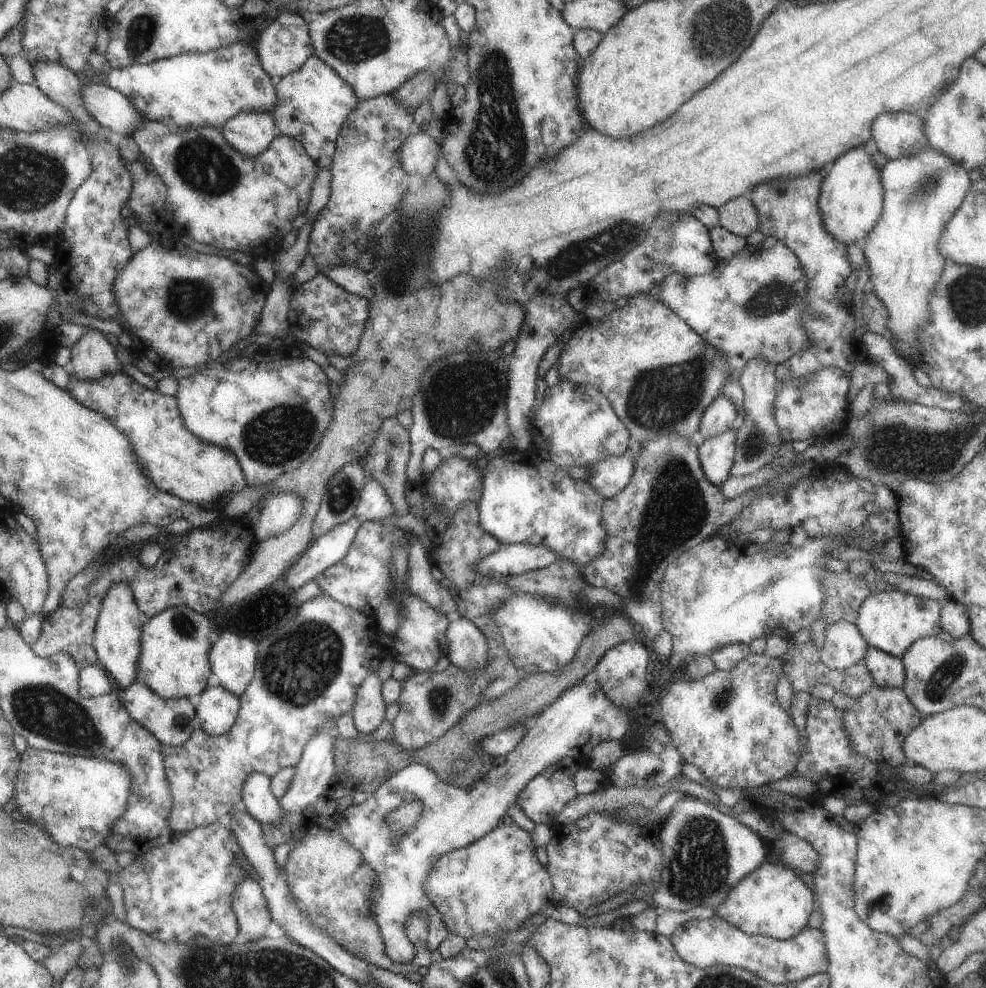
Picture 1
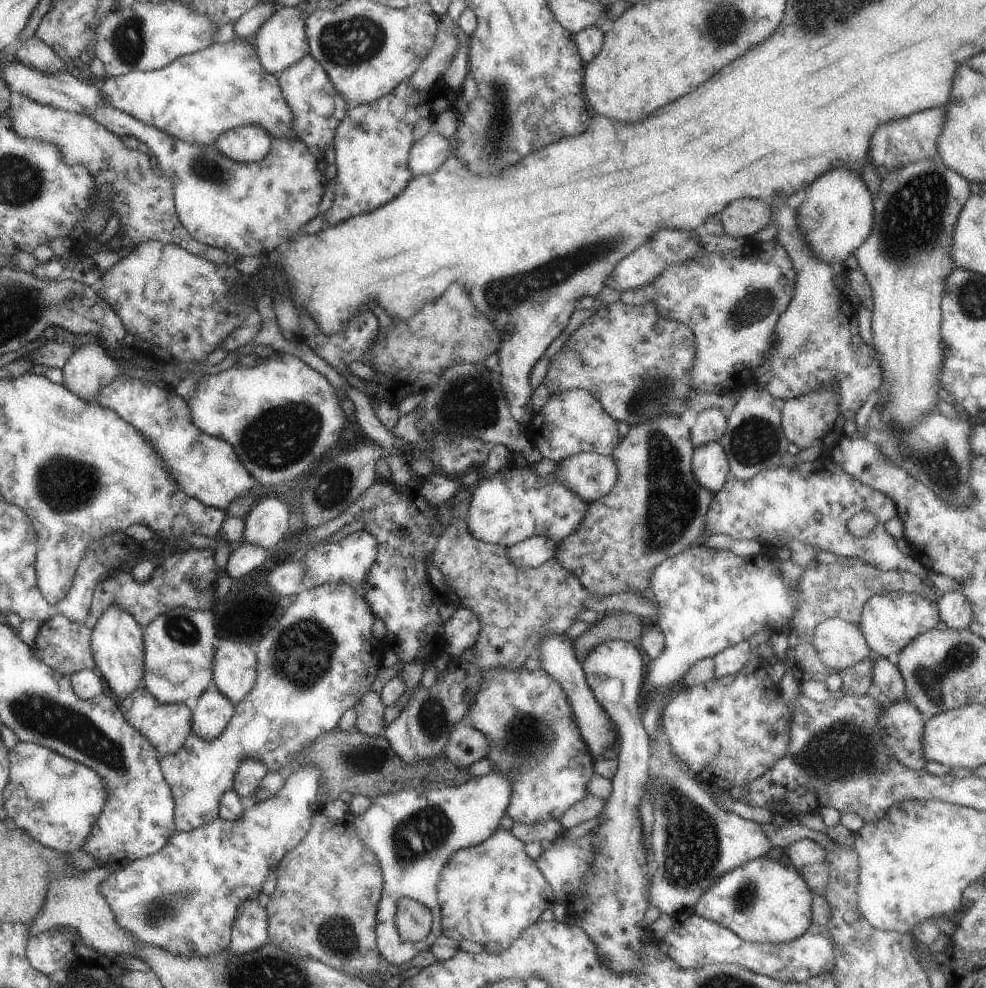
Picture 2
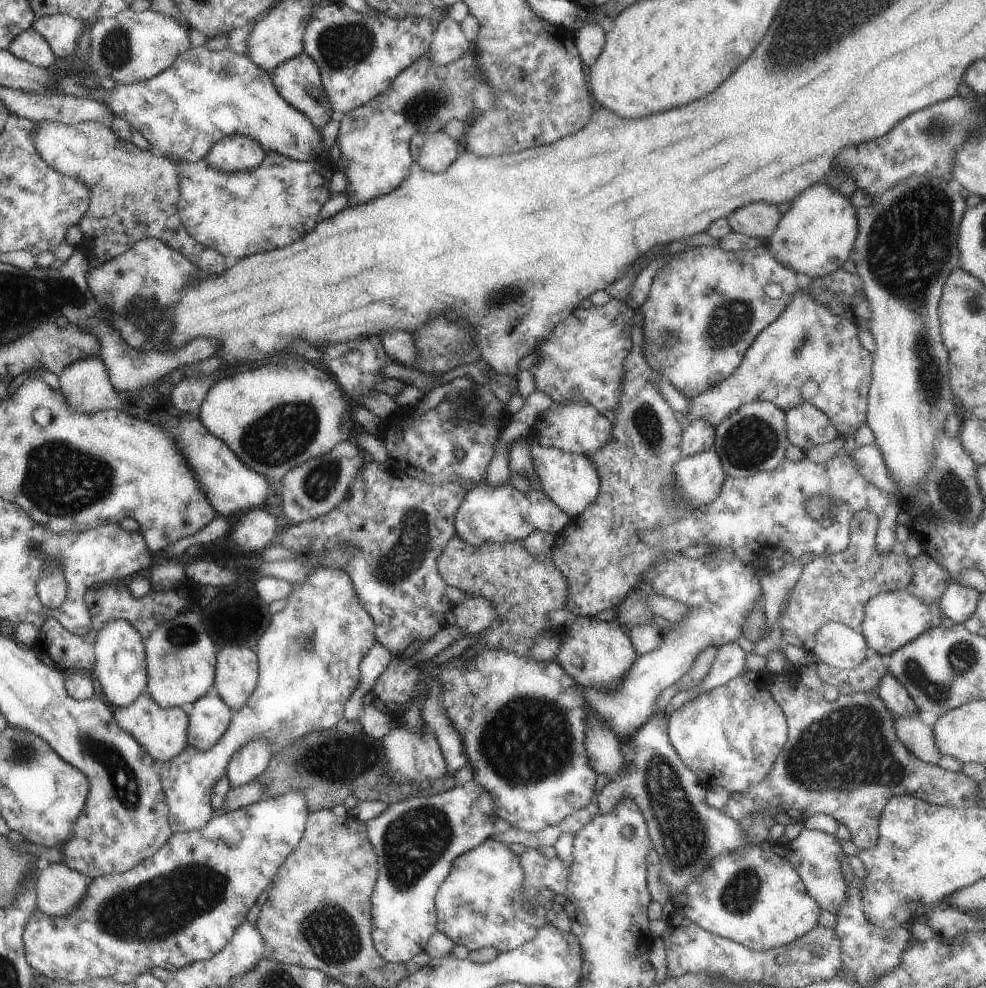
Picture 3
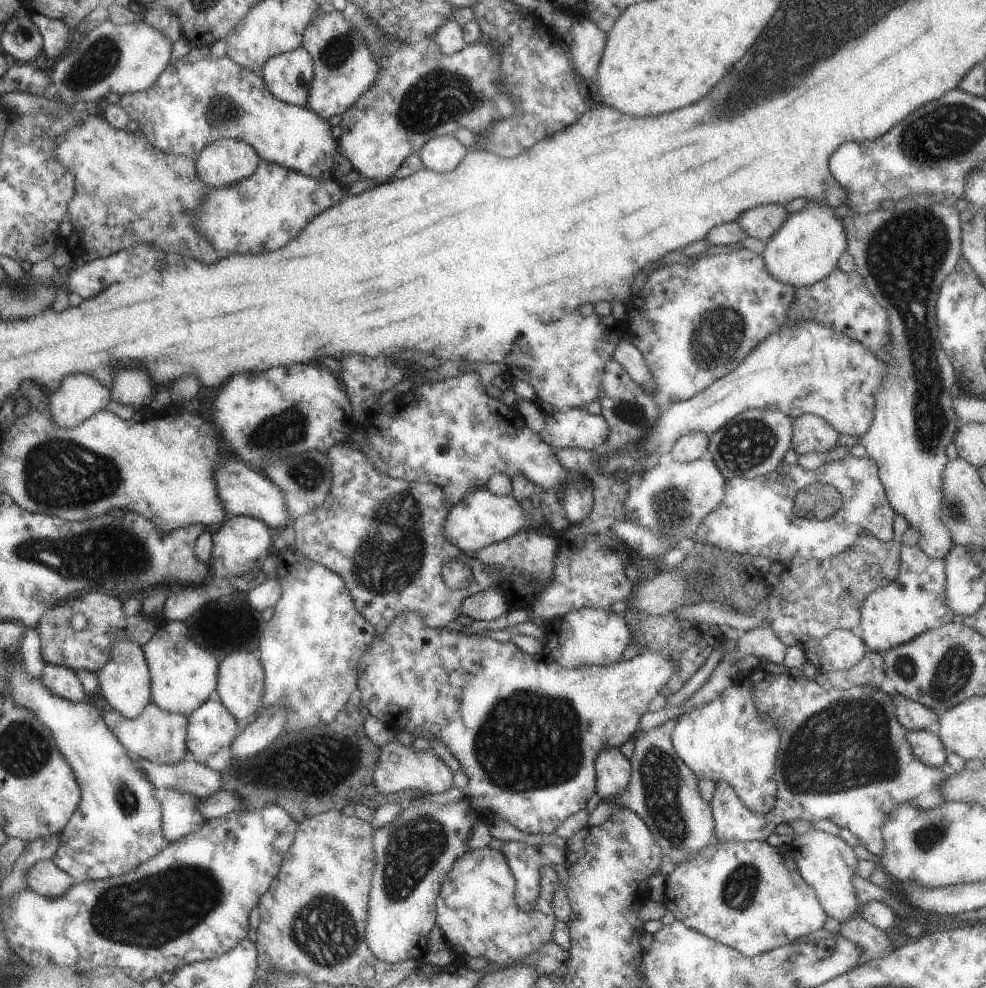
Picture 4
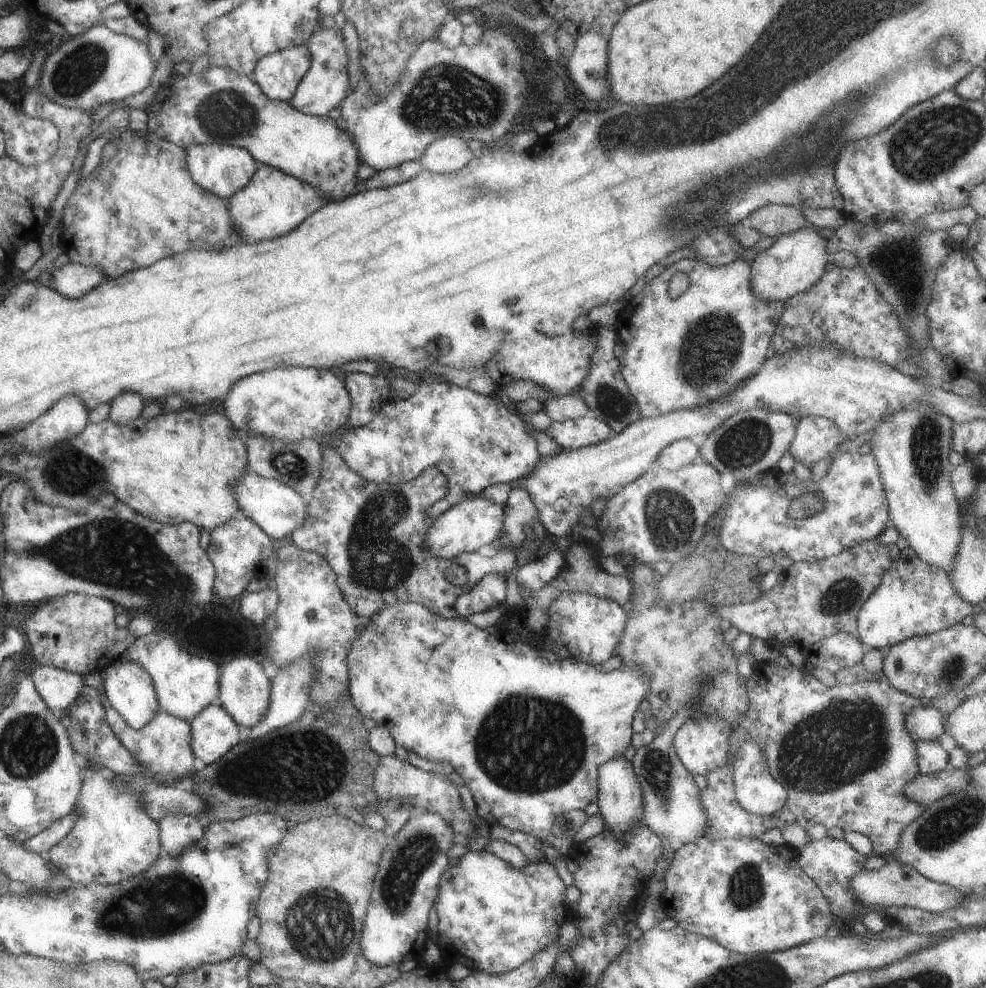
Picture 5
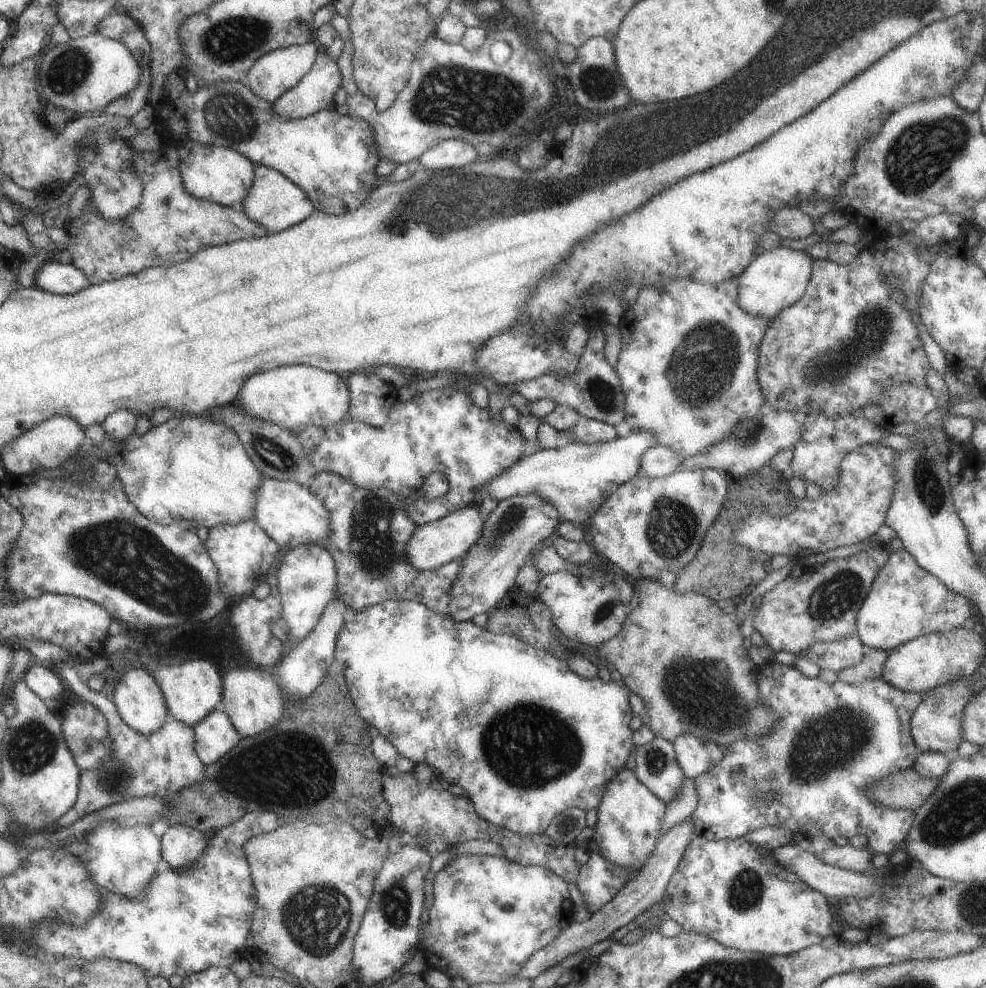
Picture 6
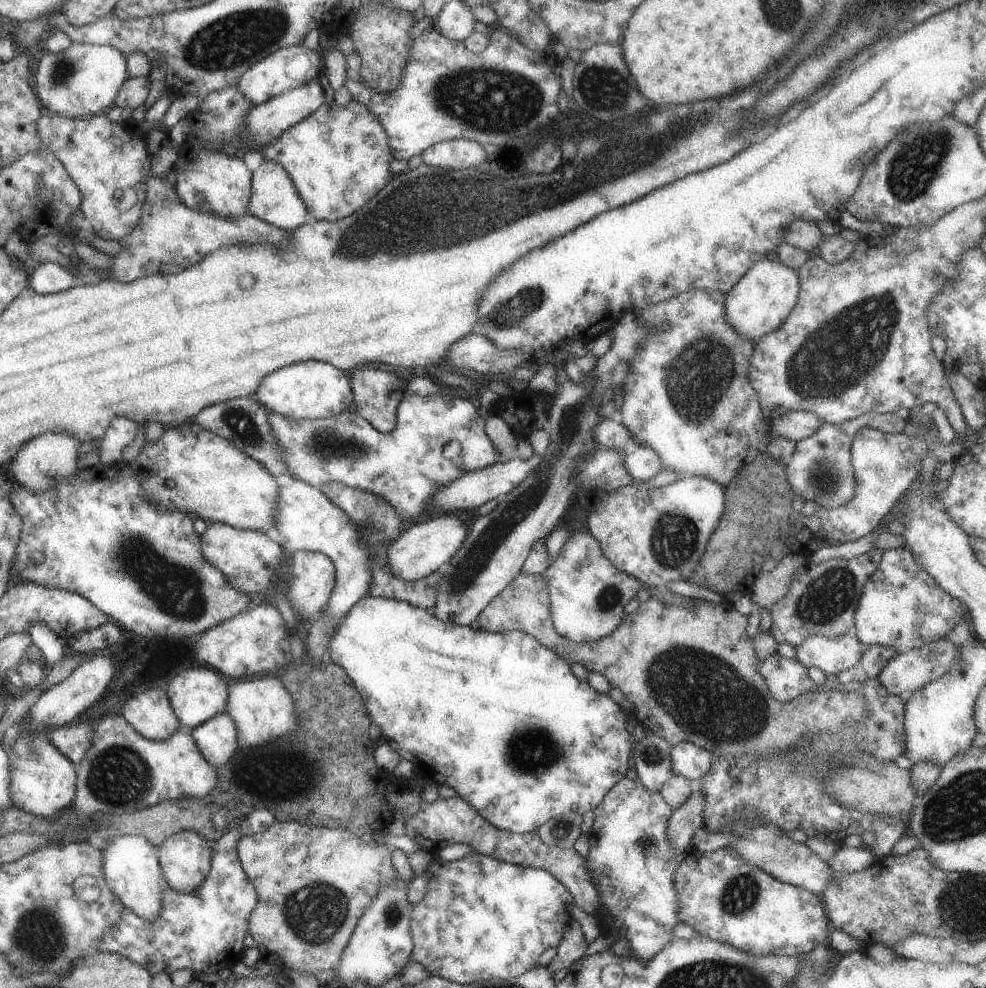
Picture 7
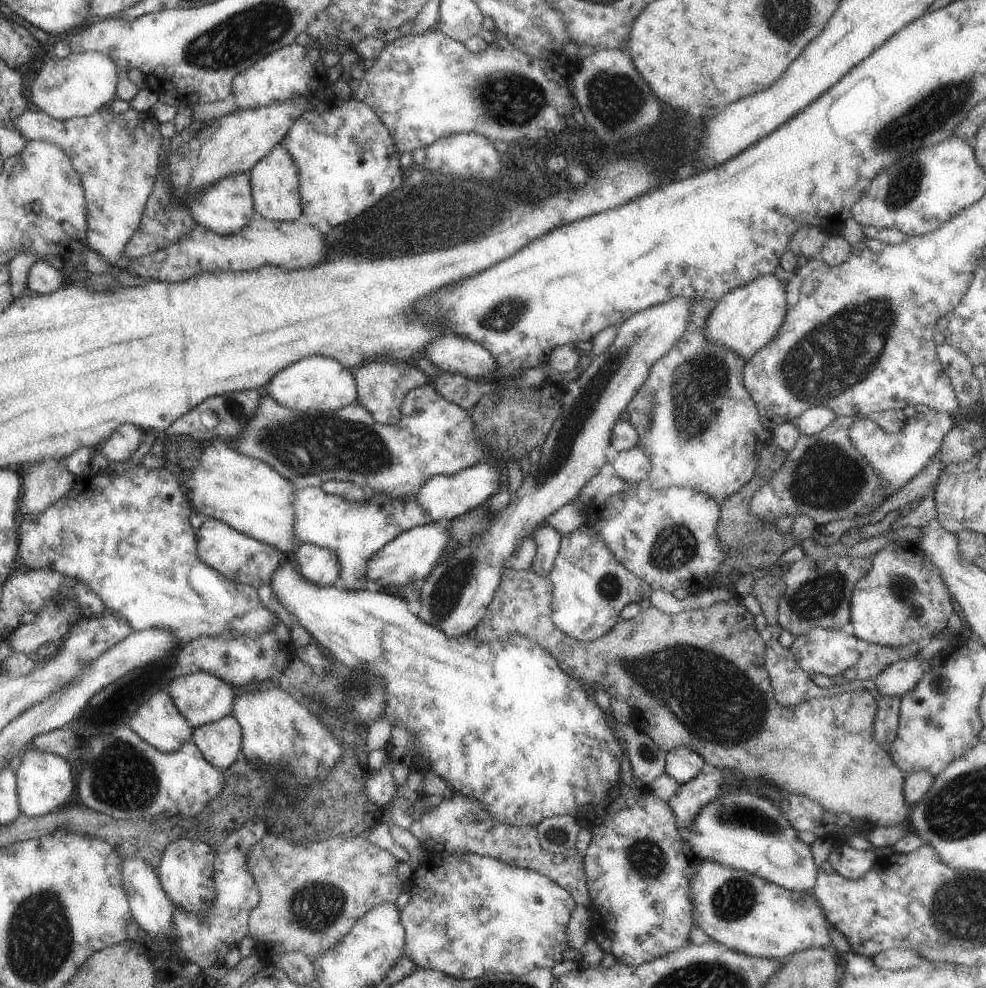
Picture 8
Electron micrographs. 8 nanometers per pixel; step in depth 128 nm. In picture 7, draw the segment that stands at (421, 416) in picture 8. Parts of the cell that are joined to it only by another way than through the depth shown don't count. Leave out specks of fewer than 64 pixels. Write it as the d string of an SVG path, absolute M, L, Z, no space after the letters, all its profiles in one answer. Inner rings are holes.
M439 391L426 396L403 393L396 406L395 428L386 433L375 430L351 408L331 418L305 420L266 413L281 448L281 462L293 479L314 487L335 481L371 491L386 500L407 525L432 515L427 510L439 488L498 459L483 431L482 410L469 400L442 396Z

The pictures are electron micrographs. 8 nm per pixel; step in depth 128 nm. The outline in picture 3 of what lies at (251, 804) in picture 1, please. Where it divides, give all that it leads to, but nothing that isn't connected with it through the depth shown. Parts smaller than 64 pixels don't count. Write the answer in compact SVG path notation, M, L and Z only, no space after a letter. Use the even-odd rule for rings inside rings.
M251 740L231 756L225 766L225 778L231 787L253 781L267 768L270 752L263 740Z

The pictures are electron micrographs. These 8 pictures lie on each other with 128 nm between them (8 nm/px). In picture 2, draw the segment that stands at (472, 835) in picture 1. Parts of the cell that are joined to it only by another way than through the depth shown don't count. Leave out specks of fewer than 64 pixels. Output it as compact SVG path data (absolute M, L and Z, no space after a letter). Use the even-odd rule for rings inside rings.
M489 771L485 775L472 776L459 786L423 788L422 784L419 788L409 788L409 784L405 785L401 790L397 789L395 792L387 792L387 794L379 794L379 796L370 798L371 805L365 812L359 815L350 815L348 819L353 832L373 852L381 869L381 892L375 908L375 928L373 928L375 946L379 954L389 964L395 966L411 960L419 952L427 951L429 946L433 944L433 940L442 934L440 910L436 899L439 872L454 852L465 847L475 846L493 834L499 824L499 819L505 814L509 794L511 794L511 782L505 772ZM399 898L409 898L423 904L425 908L429 908L431 926L427 936L419 942L403 940L397 934L393 916L395 916L395 906L397 906Z

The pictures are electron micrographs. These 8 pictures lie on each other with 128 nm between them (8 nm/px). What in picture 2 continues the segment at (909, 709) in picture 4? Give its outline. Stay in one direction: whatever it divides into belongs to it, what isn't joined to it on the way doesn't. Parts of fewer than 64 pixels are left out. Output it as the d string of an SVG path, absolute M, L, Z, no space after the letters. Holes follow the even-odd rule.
M871 655L873 666L871 666L872 684L877 686L882 698L889 702L903 701L904 682L895 664L887 660L887 657Z

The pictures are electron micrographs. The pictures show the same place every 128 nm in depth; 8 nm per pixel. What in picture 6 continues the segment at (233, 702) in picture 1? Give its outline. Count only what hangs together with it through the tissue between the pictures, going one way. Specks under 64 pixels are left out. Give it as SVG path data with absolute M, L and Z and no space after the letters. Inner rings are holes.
M213 709L205 718L192 726L193 750L204 766L219 760L227 750L237 744L237 731L227 715Z

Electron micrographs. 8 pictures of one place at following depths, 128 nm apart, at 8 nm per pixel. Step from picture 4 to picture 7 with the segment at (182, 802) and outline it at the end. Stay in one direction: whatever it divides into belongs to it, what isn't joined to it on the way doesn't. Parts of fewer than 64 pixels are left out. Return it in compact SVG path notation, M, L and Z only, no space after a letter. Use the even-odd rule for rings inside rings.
M180 830L165 838L156 849L157 862L165 884L175 892L193 892L209 872L211 862L210 842L196 832Z

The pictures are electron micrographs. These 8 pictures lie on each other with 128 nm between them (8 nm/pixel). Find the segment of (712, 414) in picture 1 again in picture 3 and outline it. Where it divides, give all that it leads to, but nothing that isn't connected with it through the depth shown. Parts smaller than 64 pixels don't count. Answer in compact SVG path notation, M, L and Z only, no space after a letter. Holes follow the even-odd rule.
M697 418L695 422L691 422L680 433L677 446L679 446L681 458L687 458L687 456L709 449L713 444L714 434L714 426L705 422L703 418Z

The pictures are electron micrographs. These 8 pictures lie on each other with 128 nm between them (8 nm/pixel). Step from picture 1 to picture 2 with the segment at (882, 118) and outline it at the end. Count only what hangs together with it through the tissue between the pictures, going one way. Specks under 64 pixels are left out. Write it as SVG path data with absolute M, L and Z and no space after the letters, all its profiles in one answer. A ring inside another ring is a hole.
M939 106L876 126L867 146L867 156L873 168L877 169L879 179L911 162L937 156L937 136L941 132L943 122L945 122L945 106Z

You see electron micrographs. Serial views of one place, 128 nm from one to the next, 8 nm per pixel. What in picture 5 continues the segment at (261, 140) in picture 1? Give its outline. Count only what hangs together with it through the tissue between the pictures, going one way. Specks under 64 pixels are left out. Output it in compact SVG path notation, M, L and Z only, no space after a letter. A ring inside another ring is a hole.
M196 144L183 148L185 151L185 164L187 172L189 172L191 180L195 182L201 190L206 190L222 198L224 201L233 196L237 190L241 190L243 186L249 182L251 176L258 167L258 163L251 158L251 154L243 148L229 146L228 144Z

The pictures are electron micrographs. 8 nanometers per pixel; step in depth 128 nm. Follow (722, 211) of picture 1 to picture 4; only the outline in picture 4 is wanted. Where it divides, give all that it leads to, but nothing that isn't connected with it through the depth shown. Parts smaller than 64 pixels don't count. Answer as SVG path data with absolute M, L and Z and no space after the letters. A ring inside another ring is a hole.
M769 203L745 210L734 221L747 236L767 240L777 232L787 216L789 213L784 206Z

